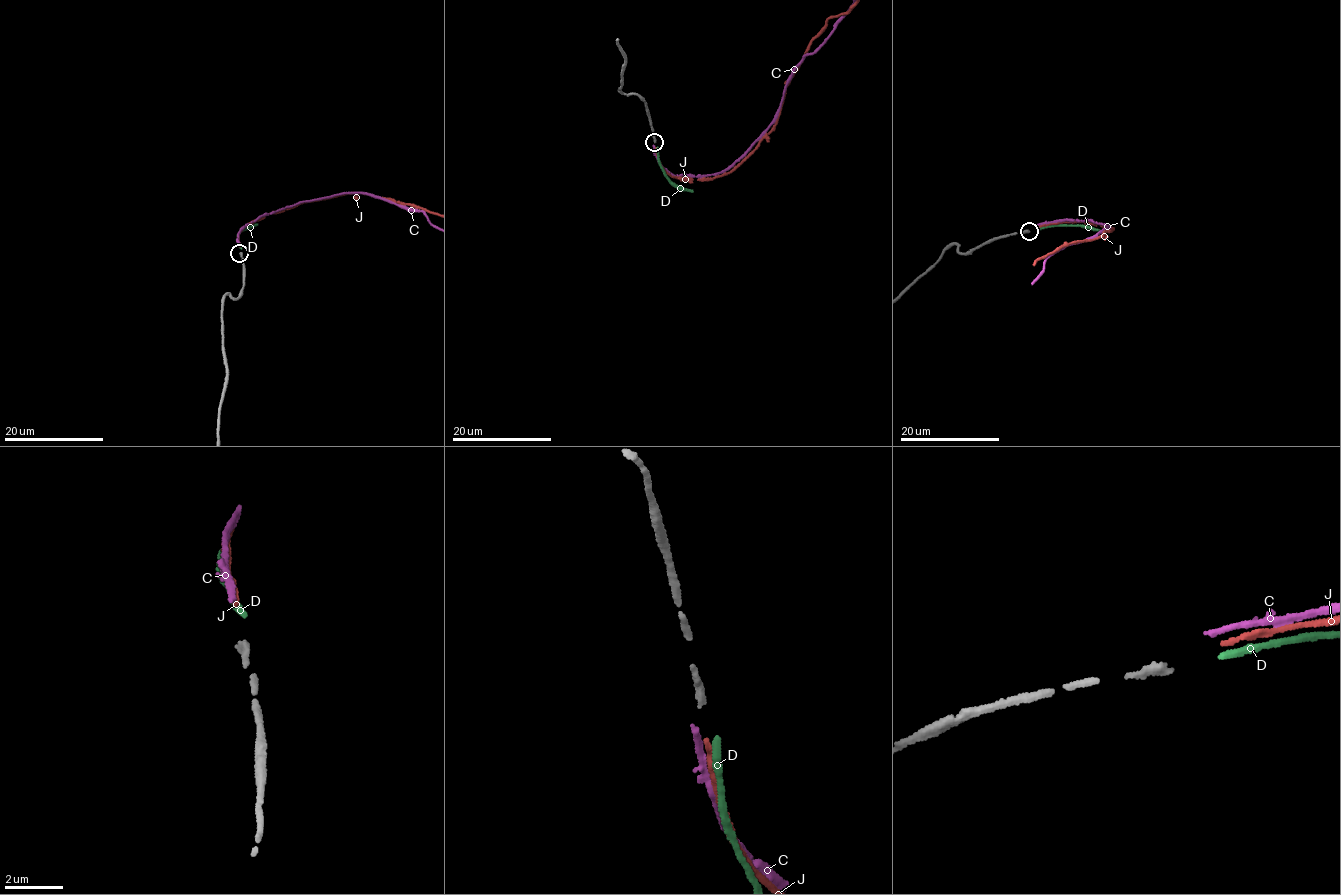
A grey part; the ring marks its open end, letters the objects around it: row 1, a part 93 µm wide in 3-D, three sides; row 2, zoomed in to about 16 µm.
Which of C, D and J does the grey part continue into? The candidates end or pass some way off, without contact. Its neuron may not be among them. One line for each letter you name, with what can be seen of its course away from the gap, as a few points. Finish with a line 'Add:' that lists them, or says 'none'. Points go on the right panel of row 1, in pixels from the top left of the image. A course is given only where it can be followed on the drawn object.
Add: J

